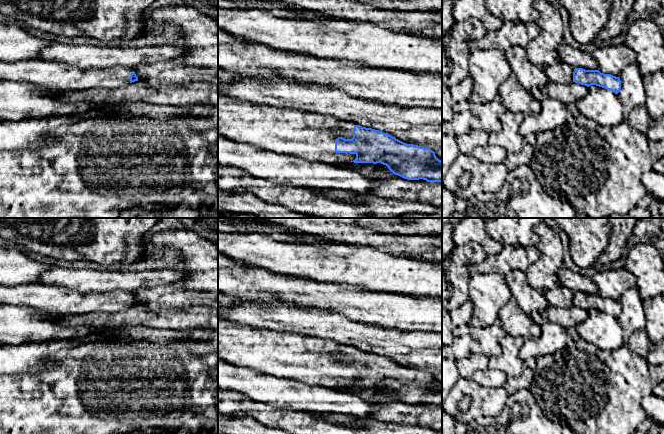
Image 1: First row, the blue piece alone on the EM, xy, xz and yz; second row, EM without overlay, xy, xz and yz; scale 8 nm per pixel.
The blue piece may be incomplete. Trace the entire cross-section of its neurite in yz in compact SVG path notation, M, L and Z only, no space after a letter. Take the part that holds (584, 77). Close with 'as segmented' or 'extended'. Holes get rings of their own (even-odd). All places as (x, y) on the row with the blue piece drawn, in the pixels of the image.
M575 68L573 72L573 82L587 87L596 85L611 90L615 94L618 94L621 89L621 80L619 77L601 73L599 70Z | as segmented

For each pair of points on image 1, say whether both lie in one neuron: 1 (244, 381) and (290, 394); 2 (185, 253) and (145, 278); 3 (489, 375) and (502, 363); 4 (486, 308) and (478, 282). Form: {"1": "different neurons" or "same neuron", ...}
{"1": "same neuron", "2": "different neurons", "3": "different neurons", "4": "same neuron"}

